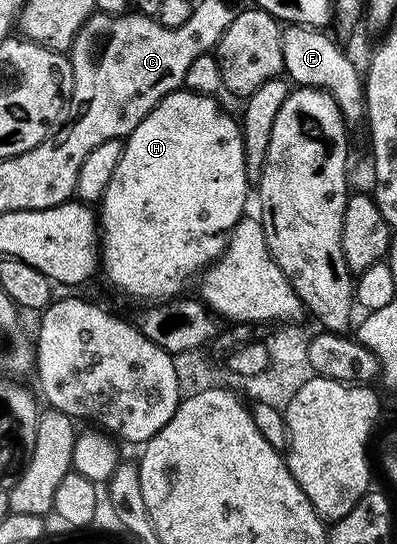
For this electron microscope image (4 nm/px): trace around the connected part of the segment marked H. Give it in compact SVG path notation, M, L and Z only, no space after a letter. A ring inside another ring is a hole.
M187 90L170 93L124 140L124 153L118 166L114 169L114 178L110 178L110 186L106 186L106 194L98 205L98 243L102 249L102 276L109 280L120 292L133 296L140 302L163 302L177 299L180 292L188 284L188 279L215 262L228 246L228 234L239 220L245 215L244 203L248 200L250 181L246 162L244 161L244 136L240 133L240 124L237 117L220 109L219 99L194 94Z

